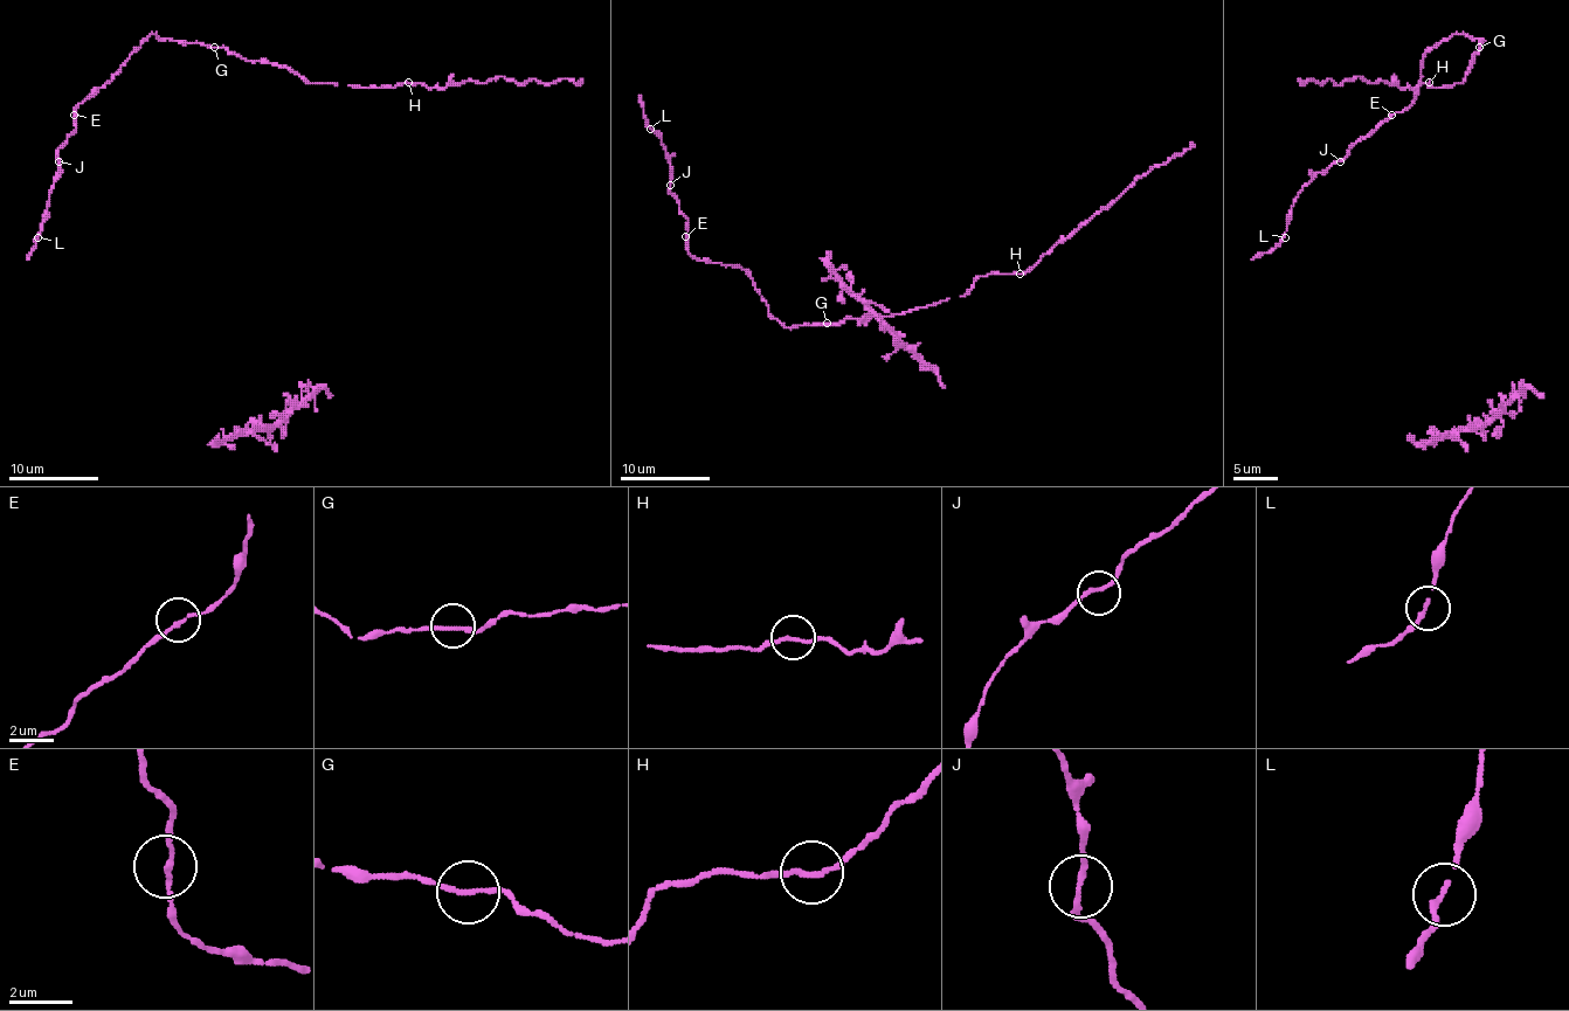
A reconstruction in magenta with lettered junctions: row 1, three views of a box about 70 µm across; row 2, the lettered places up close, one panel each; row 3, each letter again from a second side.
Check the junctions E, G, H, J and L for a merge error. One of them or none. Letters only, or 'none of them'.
H

